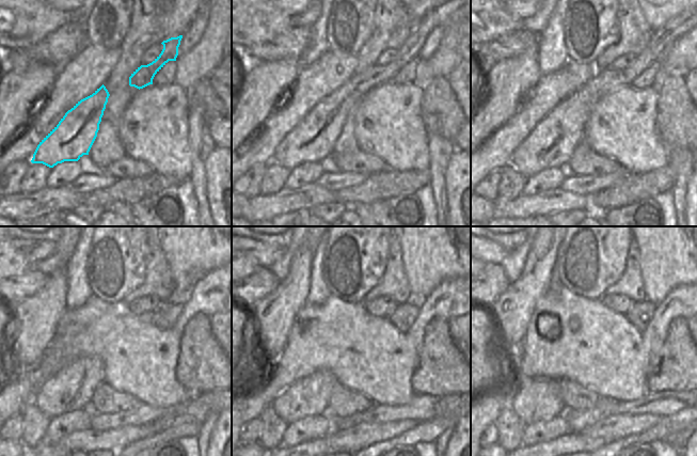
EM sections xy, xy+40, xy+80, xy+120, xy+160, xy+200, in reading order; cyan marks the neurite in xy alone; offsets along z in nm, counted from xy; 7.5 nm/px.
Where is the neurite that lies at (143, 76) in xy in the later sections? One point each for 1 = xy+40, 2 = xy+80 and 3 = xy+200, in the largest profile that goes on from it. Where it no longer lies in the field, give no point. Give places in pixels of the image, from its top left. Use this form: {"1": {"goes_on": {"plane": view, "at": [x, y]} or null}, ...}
{"1": {"goes_on": {"plane": "xy+40", "at": [313, 139]}}, "2": {"goes_on": {"plane": "xy+80", "at": [552, 142]}}, "3": {"goes_on": {"plane": "xy+200", "at": [537, 399]}}}

